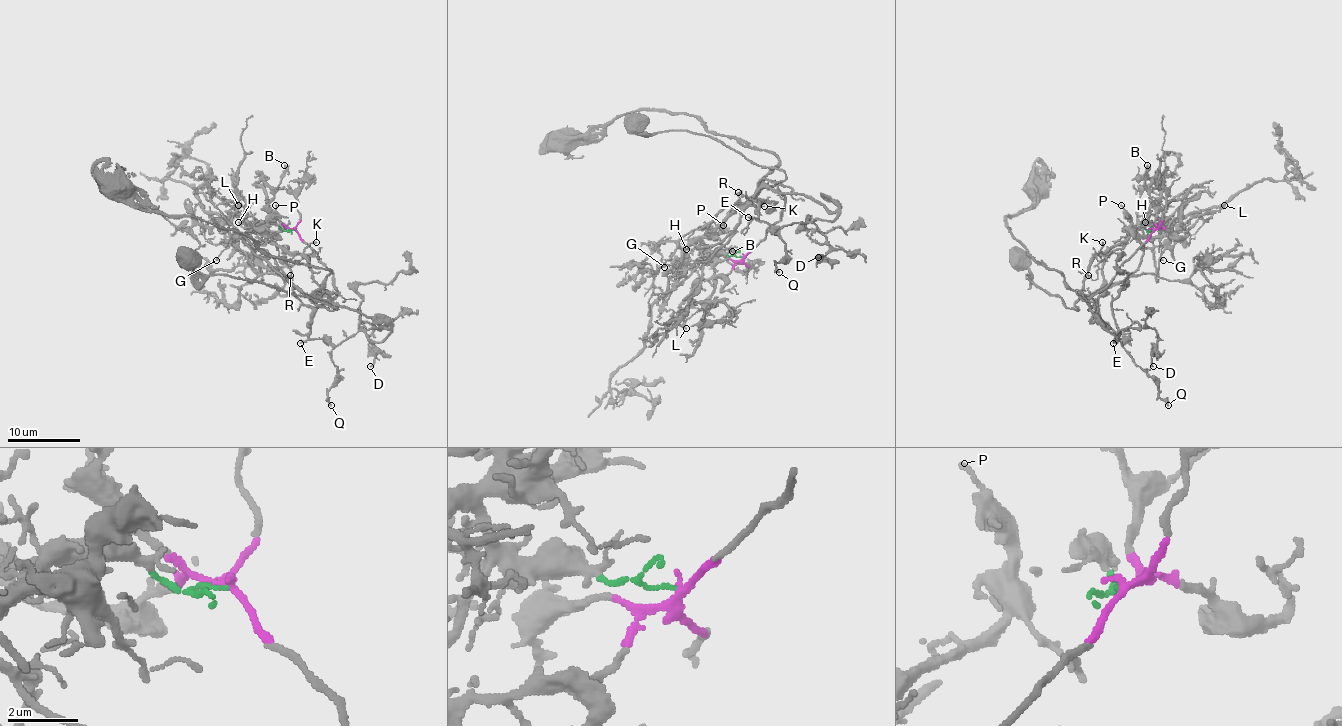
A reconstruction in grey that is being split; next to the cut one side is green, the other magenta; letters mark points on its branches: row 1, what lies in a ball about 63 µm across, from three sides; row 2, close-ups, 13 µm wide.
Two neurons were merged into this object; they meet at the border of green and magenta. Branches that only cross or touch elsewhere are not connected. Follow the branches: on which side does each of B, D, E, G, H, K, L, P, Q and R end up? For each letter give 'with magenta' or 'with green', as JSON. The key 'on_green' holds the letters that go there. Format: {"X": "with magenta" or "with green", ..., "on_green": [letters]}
{"B": "with magenta", "D": "with magenta", "E": "with magenta", "G": "with green", "H": "with green", "K": "with green", "L": "with magenta", "P": "with green", "Q": "with magenta", "R": "with green", "on_green": ["G", "H", "K", "P", "R"]}

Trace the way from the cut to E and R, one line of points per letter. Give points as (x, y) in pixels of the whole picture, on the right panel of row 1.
E: (1153, 229), (1090, 300), (1091, 309), (1117, 342), (1119, 331), (1122, 344), (1120, 338), (1113, 342)
R: (1153, 229), (1148, 224), (1135, 229), (1100, 257), (1093, 280), (1088, 275)

